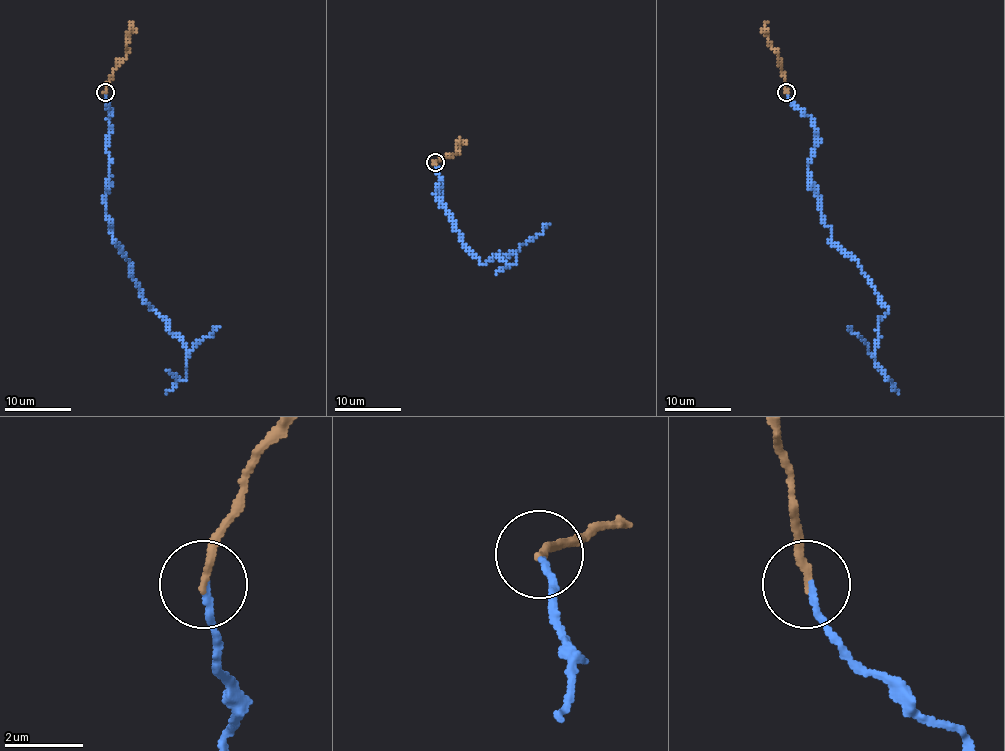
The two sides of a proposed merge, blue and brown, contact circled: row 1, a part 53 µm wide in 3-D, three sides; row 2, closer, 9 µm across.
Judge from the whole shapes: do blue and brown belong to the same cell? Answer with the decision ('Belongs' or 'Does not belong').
Belongs

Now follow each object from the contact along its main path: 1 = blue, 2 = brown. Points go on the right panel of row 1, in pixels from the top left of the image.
1: (787, 91), (815, 128), (809, 173), (831, 242), (857, 262), (887, 309), (879, 318), (876, 354), (899, 393)
2: (785, 91), (777, 53), (770, 44), (763, 21)

